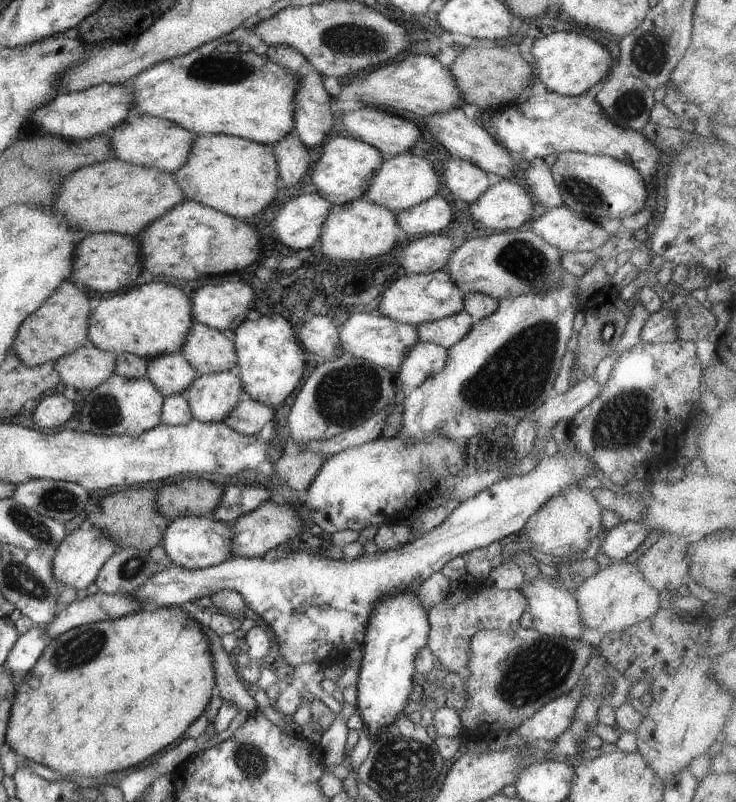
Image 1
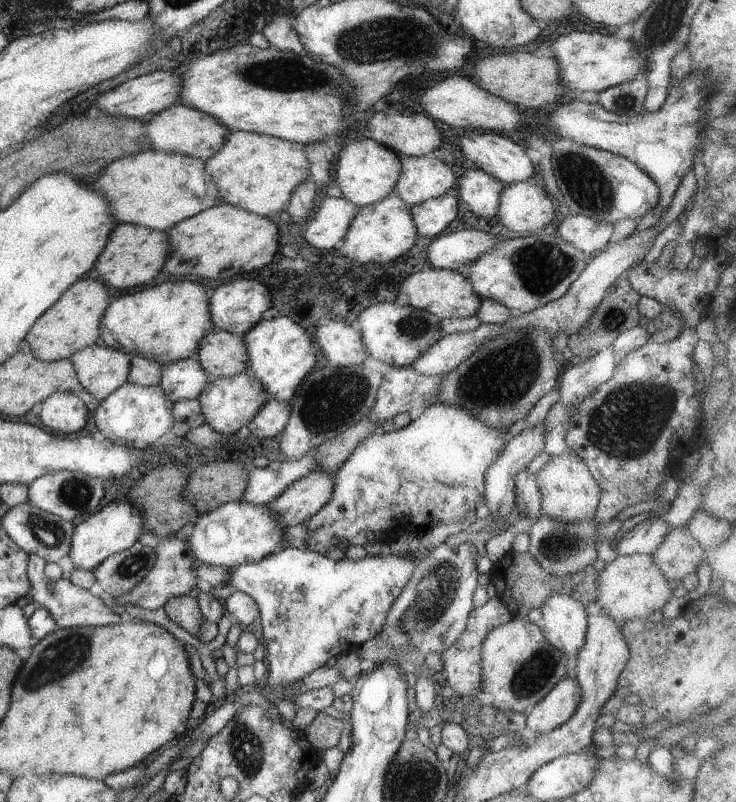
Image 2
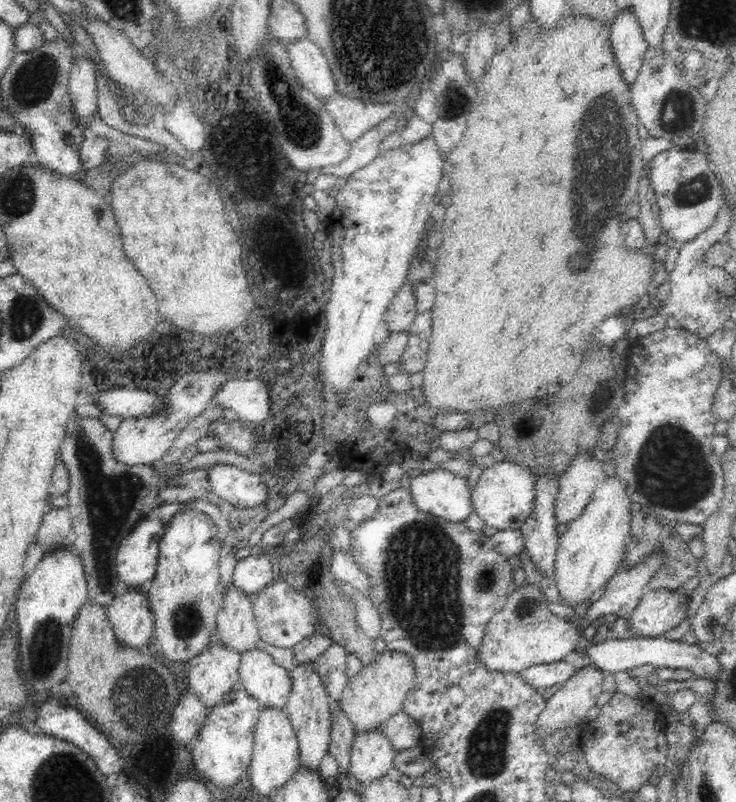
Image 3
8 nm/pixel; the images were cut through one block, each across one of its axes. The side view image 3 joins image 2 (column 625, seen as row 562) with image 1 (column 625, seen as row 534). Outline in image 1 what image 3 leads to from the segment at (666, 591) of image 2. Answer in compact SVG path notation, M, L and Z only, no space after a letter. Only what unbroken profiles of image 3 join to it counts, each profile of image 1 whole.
M613 562L581 582L573 595L579 604L585 628L595 628L602 635L638 624L661 609L659 590L643 578L636 563Z

